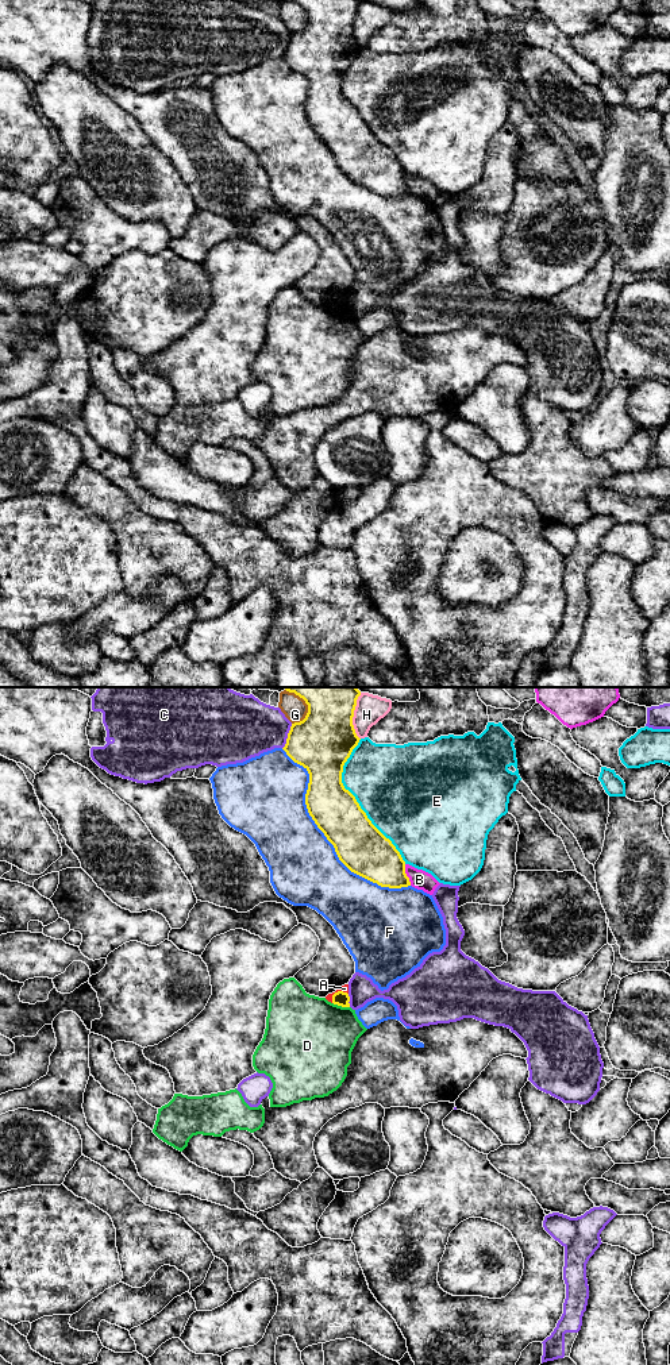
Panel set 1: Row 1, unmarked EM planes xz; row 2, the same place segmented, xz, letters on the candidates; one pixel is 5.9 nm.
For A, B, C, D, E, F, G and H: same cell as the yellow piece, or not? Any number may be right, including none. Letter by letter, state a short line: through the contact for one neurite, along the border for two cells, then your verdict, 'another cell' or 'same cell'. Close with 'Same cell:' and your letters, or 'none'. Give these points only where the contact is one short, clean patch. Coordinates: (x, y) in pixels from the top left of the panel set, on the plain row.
A: line xz (347, 301), (335, 301), (331, 311); another cell
B: another cell
C: another cell
D: another cell
E: another cell
F: another cell
G: another cell
H: another cell
Same cell: none

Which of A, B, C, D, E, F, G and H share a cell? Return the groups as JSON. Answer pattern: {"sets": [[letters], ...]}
{"sets": [["A"], ["B"], ["C"], ["D"], ["E"], ["F"], ["G"], ["H"]]}

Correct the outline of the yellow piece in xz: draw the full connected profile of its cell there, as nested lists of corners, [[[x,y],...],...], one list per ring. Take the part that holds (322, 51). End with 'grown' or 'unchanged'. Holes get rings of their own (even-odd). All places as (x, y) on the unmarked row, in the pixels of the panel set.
[[[289,0],[294,1],[308,14],[308,22],[300,31],[294,31],[288,42],[286,53],[282,57],[286,63],[297,73],[303,74],[309,82],[305,113],[309,124],[334,154],[339,169],[354,182],[377,192],[381,196],[401,197],[411,194],[405,182],[405,170],[400,161],[367,127],[355,105],[344,97],[342,92],[343,74],[353,58],[358,54],[359,46],[353,34],[354,19],[361,0]]]; unchanged

